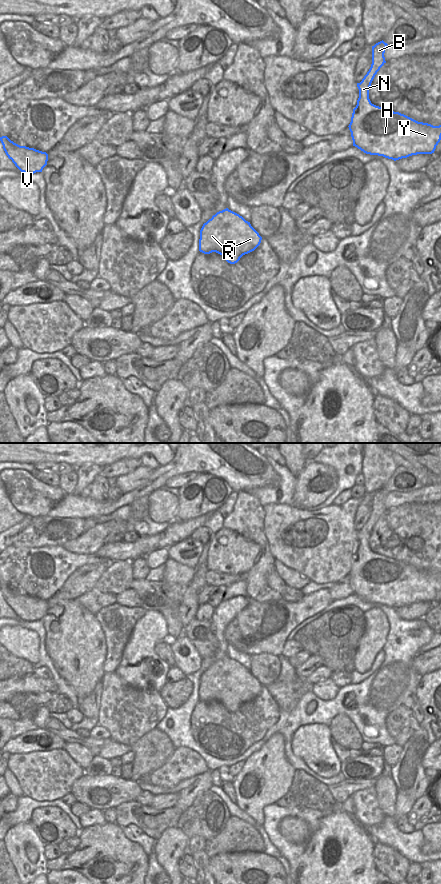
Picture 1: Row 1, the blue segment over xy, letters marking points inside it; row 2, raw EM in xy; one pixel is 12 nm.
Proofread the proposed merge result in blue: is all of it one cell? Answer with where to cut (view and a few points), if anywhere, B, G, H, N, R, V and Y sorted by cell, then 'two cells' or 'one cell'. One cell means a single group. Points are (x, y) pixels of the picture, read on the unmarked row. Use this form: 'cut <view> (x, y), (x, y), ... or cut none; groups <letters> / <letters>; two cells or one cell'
cut none; groups B G H N R V Y; one cell

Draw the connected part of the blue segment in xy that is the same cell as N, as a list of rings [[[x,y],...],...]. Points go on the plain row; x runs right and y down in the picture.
[[[383,488],[372,494],[372,512],[360,531],[349,578],[353,594],[370,603],[394,609],[417,602],[432,602],[441,588],[441,573],[418,570],[404,562],[376,554],[369,547],[371,531],[386,511]]]

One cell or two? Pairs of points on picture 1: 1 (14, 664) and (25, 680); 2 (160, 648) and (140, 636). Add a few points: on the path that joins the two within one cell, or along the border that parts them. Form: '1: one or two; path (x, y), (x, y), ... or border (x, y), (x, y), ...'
1: two; border (34, 668), (26, 673), (17, 673), (10, 678)
2: two; border (165, 639), (155, 646), (155, 653), (169, 665)

